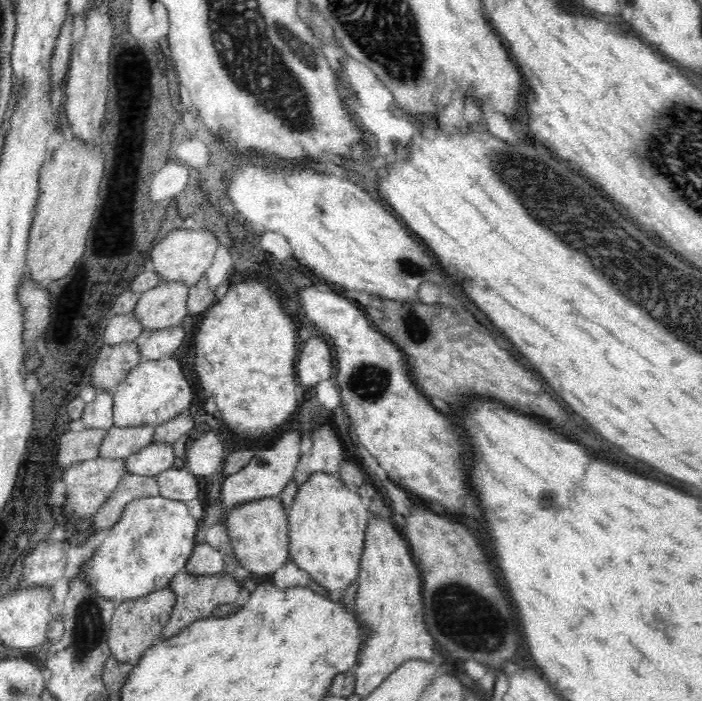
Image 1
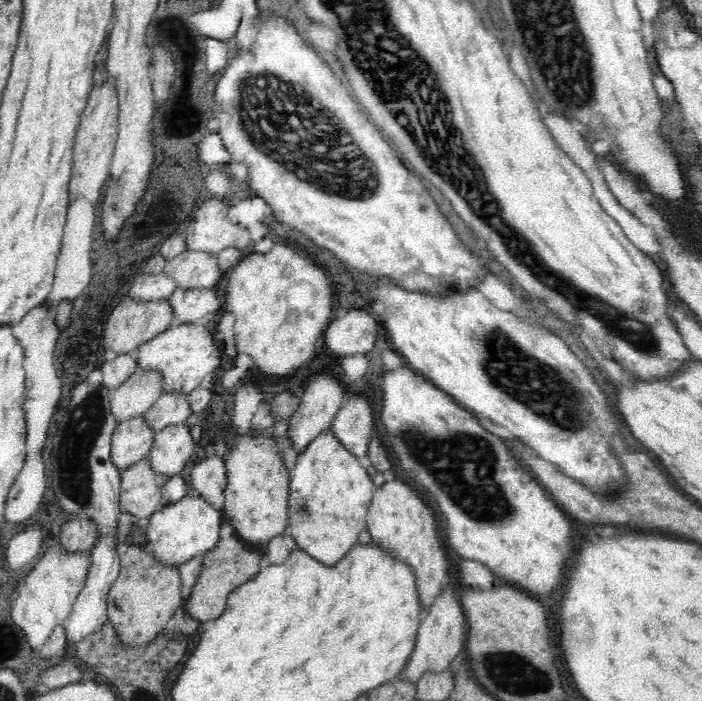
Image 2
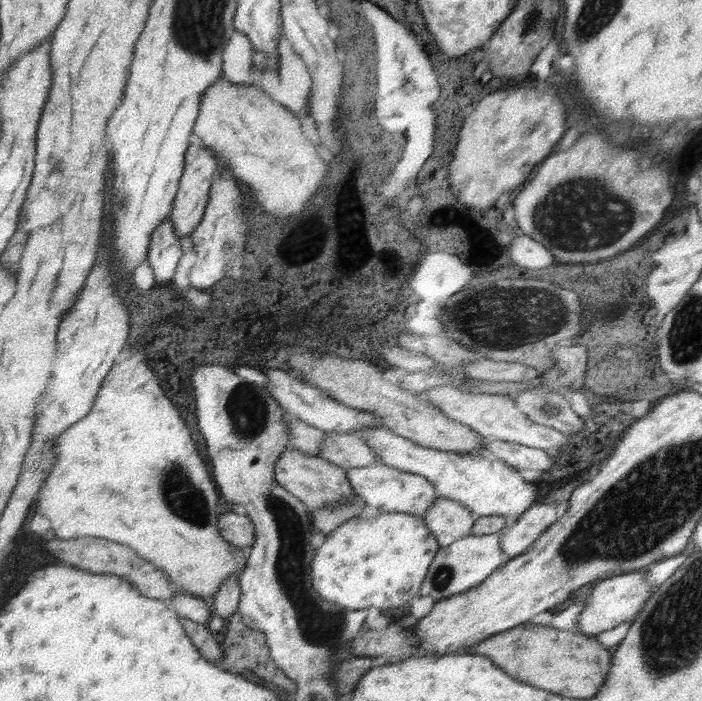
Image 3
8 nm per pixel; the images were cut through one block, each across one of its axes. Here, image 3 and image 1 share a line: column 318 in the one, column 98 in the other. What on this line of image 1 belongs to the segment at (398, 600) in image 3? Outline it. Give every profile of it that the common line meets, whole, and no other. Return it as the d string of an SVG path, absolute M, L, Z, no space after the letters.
M160 494L136 499L126 505L119 521L110 528L107 538L91 553L80 571L83 571L88 585L102 598L111 598L119 603L146 596L153 590L166 588L176 574L185 570L187 560L197 544L194 537L200 526L200 522L192 517L185 502L164 498Z

